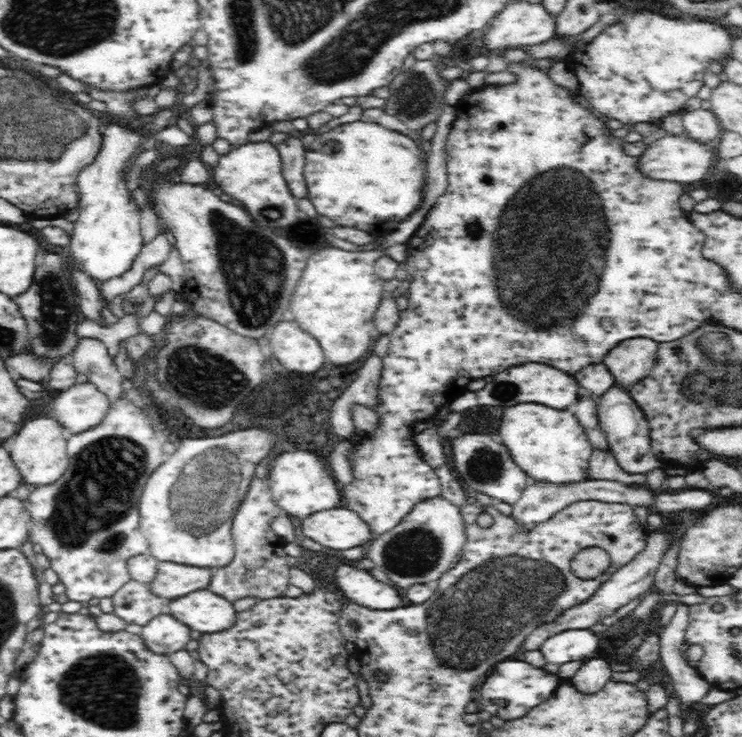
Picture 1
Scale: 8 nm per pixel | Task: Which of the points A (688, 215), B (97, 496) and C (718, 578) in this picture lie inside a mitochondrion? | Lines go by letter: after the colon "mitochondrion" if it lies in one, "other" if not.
A: other
B: mitochondrion
C: other

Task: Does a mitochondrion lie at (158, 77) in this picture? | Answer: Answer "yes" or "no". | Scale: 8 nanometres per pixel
no

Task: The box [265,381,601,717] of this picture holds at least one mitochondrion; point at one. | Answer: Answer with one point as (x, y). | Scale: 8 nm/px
(509, 587)

